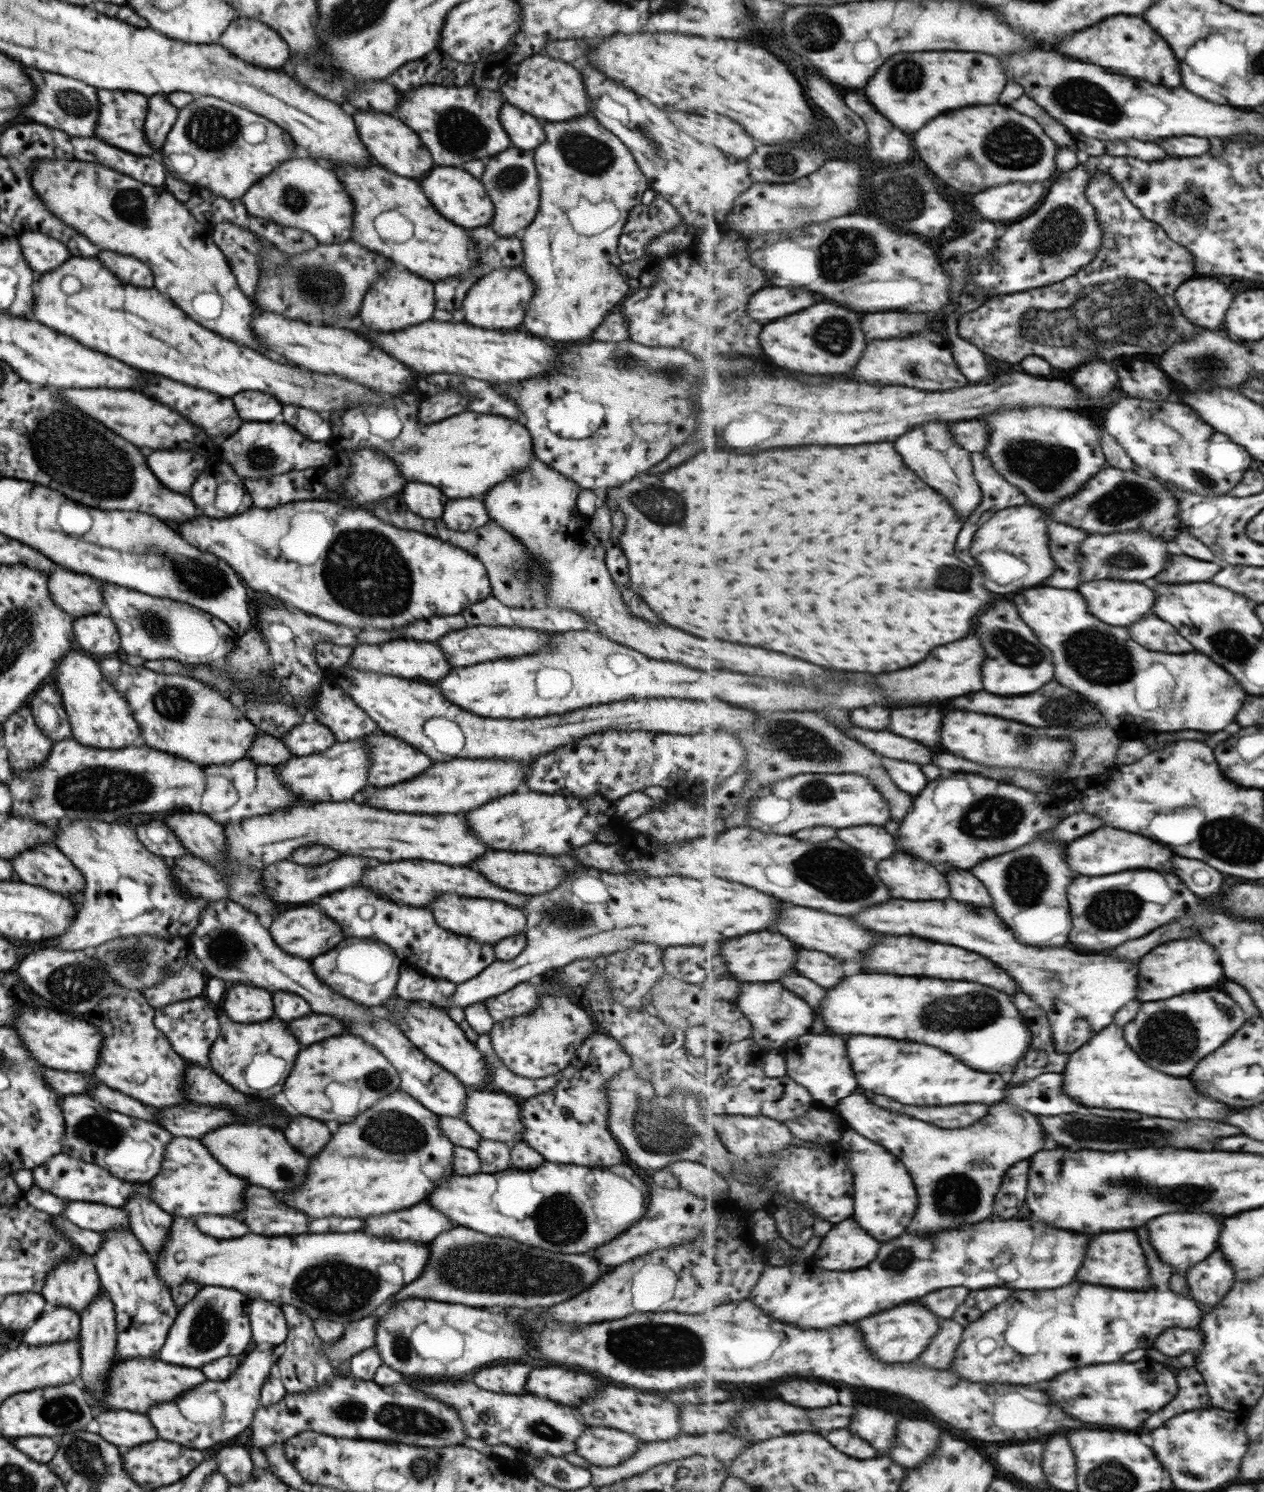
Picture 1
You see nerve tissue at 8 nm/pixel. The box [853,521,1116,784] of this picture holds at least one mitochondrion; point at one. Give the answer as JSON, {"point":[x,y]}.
{"point":[1020,650]}

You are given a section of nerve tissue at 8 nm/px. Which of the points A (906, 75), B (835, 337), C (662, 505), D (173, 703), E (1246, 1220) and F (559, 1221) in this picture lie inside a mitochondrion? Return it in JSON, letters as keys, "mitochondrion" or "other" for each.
{"A":"mitochondrion","B":"mitochondrion","C":"mitochondrion","D":"mitochondrion","E":"other","F":"mitochondrion"}

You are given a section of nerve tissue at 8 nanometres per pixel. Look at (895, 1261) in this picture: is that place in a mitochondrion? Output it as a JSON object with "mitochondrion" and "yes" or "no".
{"mitochondrion":"yes"}

